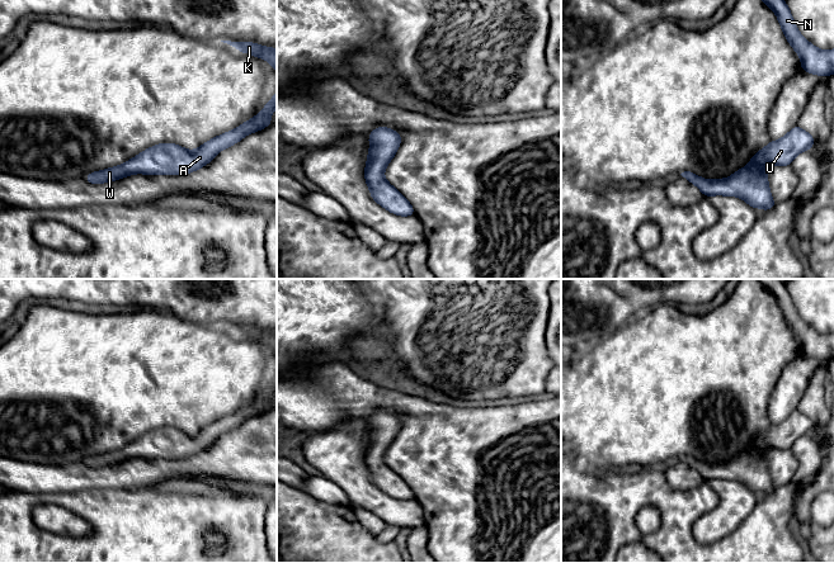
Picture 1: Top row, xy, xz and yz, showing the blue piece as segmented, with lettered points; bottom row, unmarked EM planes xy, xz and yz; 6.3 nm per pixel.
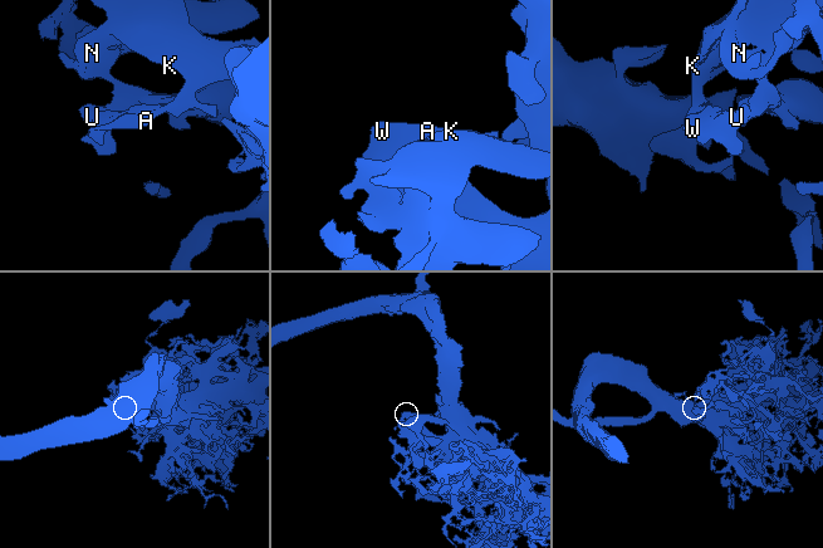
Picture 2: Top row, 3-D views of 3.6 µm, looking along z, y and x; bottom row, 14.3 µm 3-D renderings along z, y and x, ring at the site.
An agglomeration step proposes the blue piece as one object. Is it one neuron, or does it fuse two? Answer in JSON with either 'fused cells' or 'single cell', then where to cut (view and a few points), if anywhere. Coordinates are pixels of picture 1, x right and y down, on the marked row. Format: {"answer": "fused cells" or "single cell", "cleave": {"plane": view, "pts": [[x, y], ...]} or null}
{"answer": "single cell", "cleave": null}

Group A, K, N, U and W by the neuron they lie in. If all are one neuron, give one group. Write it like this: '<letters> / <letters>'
A K N U W

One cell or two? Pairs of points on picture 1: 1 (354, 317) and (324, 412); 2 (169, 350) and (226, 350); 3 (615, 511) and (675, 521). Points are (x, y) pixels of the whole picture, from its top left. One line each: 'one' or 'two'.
1: two
2: one
3: one

